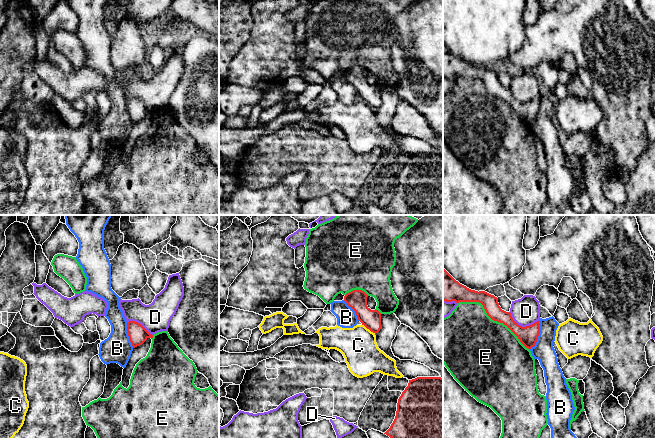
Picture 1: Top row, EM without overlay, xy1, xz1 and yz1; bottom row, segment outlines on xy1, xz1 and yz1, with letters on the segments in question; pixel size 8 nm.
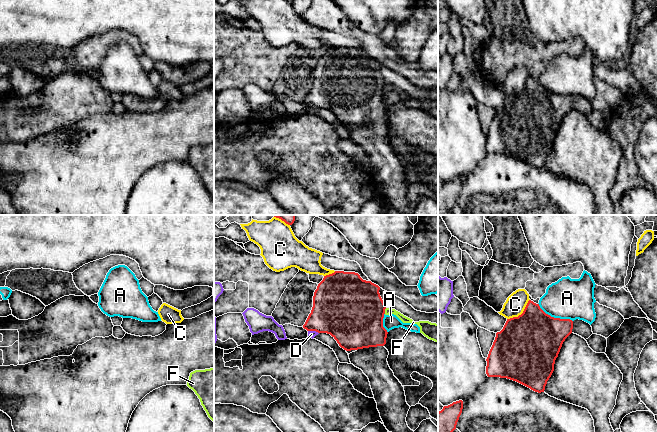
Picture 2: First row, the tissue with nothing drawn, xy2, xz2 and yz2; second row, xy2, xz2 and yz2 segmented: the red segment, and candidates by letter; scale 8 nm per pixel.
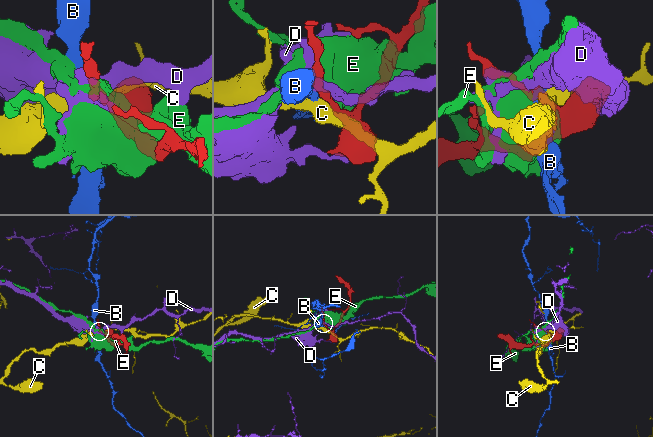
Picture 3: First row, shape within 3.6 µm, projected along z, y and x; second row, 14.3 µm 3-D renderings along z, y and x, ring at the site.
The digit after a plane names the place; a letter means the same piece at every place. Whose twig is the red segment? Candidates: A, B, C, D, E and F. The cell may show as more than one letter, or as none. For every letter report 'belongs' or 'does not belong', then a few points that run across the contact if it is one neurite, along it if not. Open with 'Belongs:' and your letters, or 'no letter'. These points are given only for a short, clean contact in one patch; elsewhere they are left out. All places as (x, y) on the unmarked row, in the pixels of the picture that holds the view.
Belongs: no letter
A: does not belong
B: does not belong; line yz1 (539, 96), (538, 115), (530, 125)
C: does not belong
D: does not belong
E: does not belong
F: does not belong; line xz2 (386, 84), (384, 89)

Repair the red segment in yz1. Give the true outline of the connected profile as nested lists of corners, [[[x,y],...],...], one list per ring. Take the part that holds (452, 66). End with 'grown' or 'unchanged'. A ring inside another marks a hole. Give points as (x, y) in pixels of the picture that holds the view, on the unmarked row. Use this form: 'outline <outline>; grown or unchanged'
outline [[[443,44],[443,77],[479,78],[483,81],[487,91],[494,97],[506,101],[528,125],[535,122],[540,109],[540,97],[532,101],[522,103],[512,94],[510,88],[501,85],[498,74],[485,67],[475,67],[456,57]]]; unchanged

